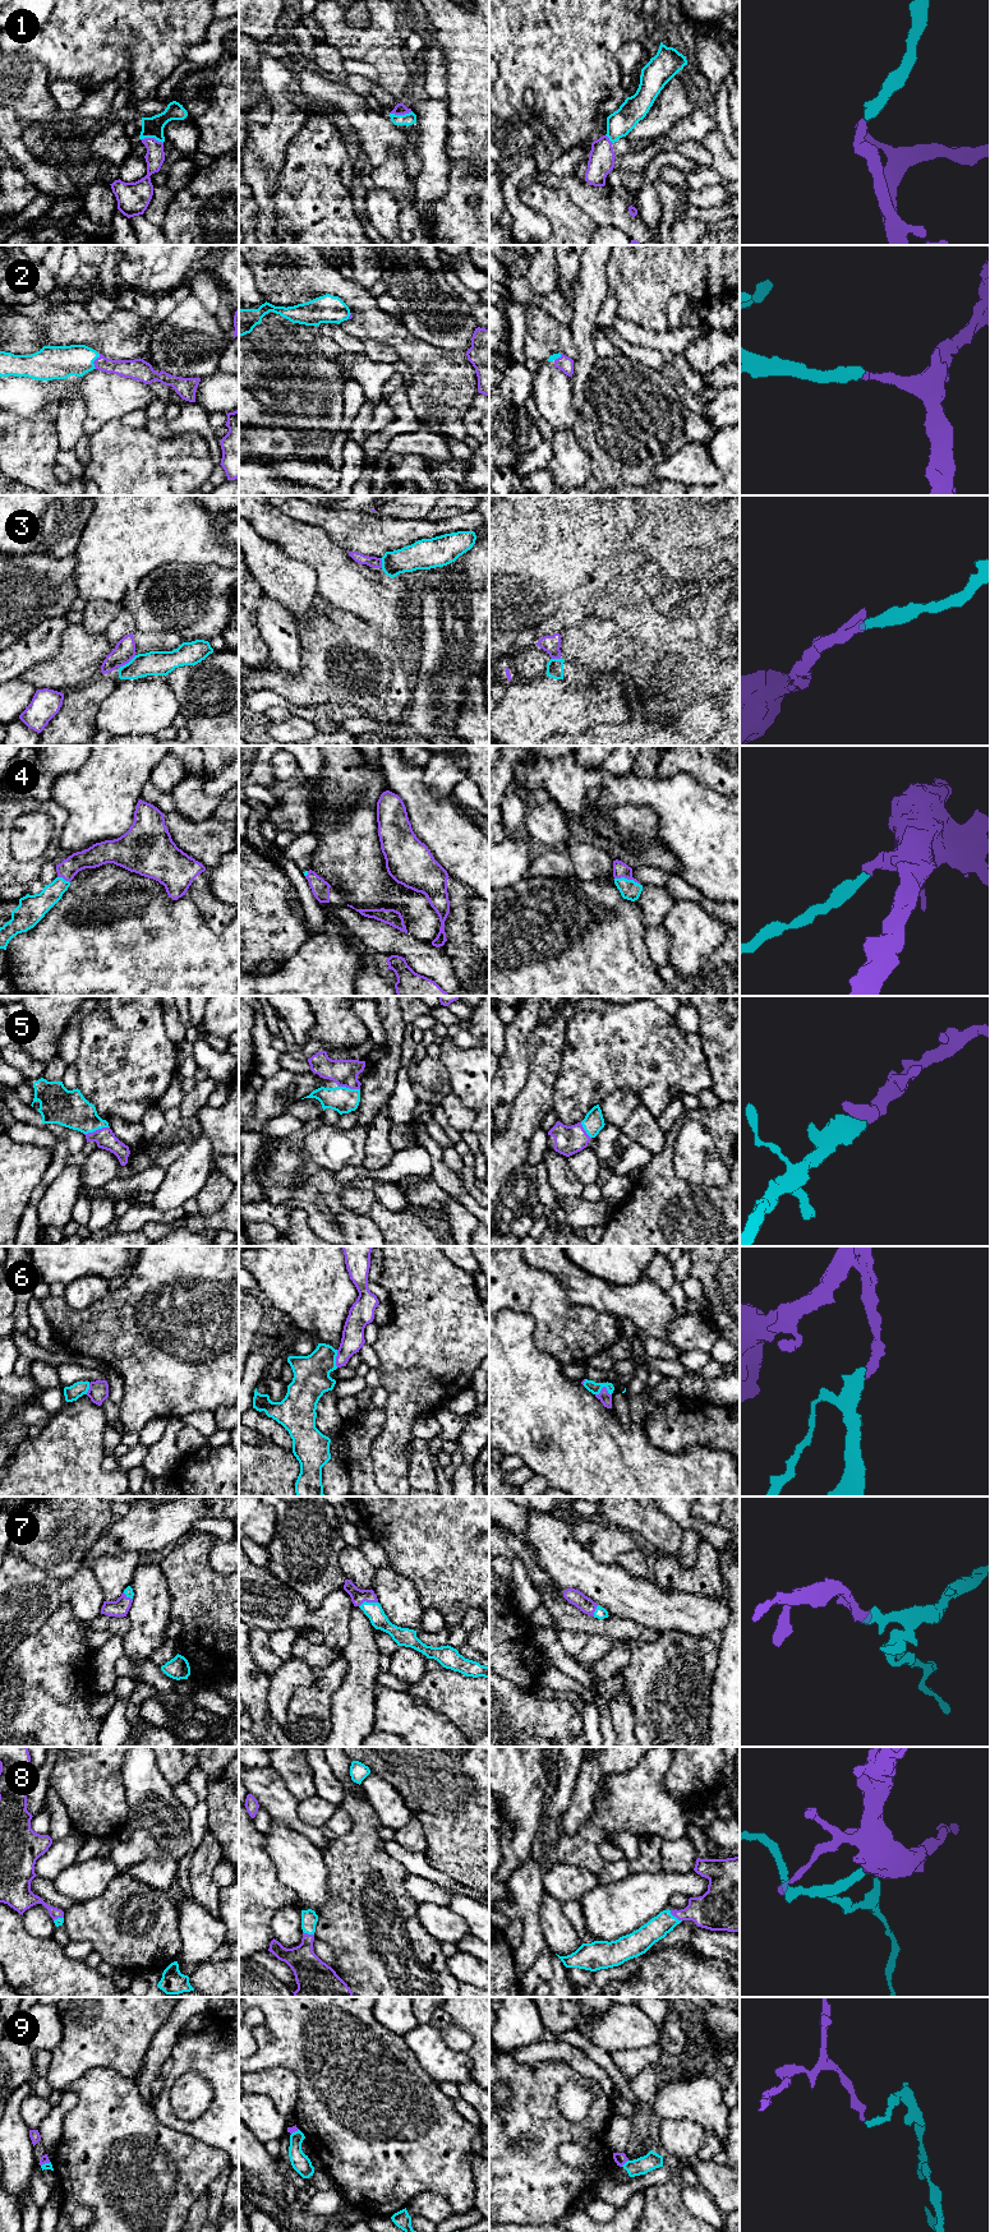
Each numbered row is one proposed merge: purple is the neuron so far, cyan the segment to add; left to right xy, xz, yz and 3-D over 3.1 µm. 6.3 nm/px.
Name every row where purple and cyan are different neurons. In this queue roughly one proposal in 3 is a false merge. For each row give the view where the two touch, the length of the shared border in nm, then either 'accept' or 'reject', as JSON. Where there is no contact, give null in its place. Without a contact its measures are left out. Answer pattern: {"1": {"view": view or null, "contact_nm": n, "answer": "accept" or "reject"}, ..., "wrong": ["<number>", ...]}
{"1": {"view": "xy", "contact_nm": 150, "answer": "accept"}, "2": {"view": "xy", "contact_nm": 100, "answer": "accept"}, "3": {"view": "xy", "contact_nm": 140, "answer": "reject"}, "4": {"view": "yz", "contact_nm": 170, "answer": "accept"}, "5": {"view": "xy", "contact_nm": 170, "answer": "accept"}, "6": {"view": "yz", "contact_nm": 100, "answer": "accept"}, "7": {"view": "xz", "contact_nm": 120, "answer": "accept"}, "8": {"view": "yz", "contact_nm": 100, "answer": "accept"}, "9": {"view": "yz", "contact_nm": 60, "answer": "reject"}, "wrong": ["3", "9"]}

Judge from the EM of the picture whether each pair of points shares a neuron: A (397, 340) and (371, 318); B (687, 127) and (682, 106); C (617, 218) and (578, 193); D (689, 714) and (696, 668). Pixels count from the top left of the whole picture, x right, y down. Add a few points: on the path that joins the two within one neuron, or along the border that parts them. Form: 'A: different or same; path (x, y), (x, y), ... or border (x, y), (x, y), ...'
A: same; path (391, 333), (385, 327), (377, 324)
B: different; border (695, 105), (663, 134)
C: same; path (607, 213), (588, 197)
D: different; border (721, 701), (712, 696), (695, 696), (678, 716)

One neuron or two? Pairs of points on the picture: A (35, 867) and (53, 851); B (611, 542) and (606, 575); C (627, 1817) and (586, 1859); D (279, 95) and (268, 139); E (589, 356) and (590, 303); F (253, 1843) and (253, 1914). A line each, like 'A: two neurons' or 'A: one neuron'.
A: one neuron
B: two neurons
C: one neuron
D: one neuron
E: one neuron
F: one neuron

